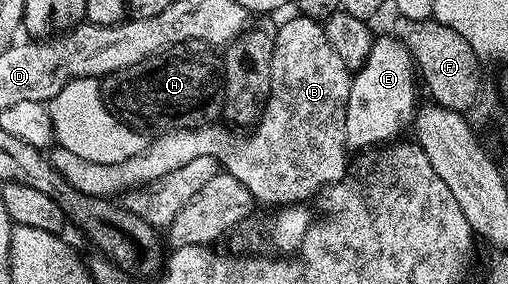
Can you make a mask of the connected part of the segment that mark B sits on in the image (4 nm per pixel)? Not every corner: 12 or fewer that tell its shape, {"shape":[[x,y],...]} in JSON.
{"shape":[[323,22],[278,26],[258,124],[157,134],[108,165],[54,147],[117,198],[215,157],[255,202],[306,203],[348,168],[346,73]]}

